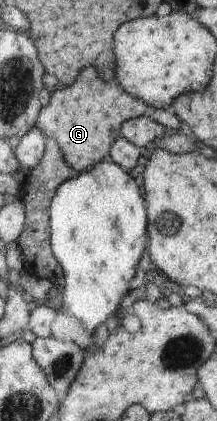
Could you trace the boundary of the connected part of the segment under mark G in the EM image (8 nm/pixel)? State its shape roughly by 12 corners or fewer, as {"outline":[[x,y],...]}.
{"outline":[[90,66],[34,126],[78,174],[148,110]]}

